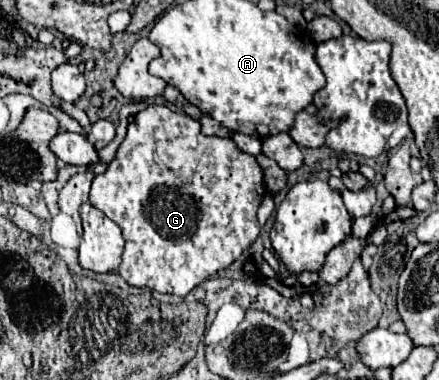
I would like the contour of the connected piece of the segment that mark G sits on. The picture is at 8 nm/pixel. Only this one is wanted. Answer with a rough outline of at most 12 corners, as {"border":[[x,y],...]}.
{"border":[[151,104],[89,202],[129,286],[187,296],[259,236],[255,156]]}

